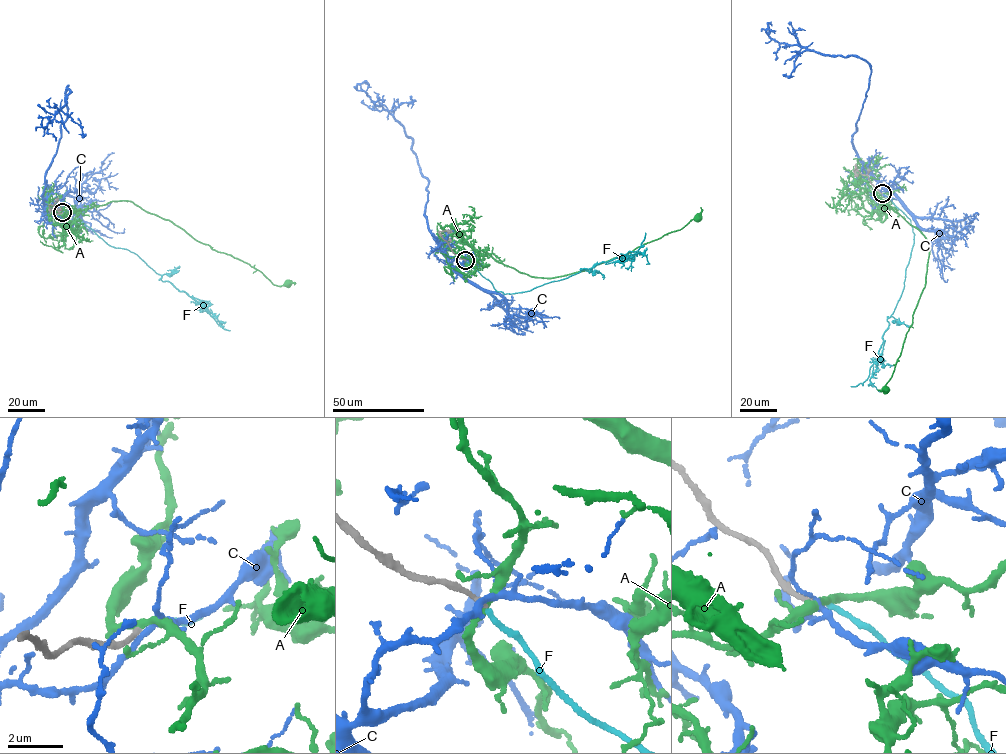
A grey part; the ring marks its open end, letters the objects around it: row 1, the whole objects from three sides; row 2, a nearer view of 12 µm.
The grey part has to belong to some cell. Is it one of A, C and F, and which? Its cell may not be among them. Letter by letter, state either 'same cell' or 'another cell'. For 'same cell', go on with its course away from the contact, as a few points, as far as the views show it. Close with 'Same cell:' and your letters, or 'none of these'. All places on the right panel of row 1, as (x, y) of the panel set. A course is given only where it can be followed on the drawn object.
A: another cell
C: another cell
F: same cell | via (882, 193), (910, 220), (914, 243), (904, 286), (887, 319), (876, 362), (865, 381), (850, 386)
Same cell: F

